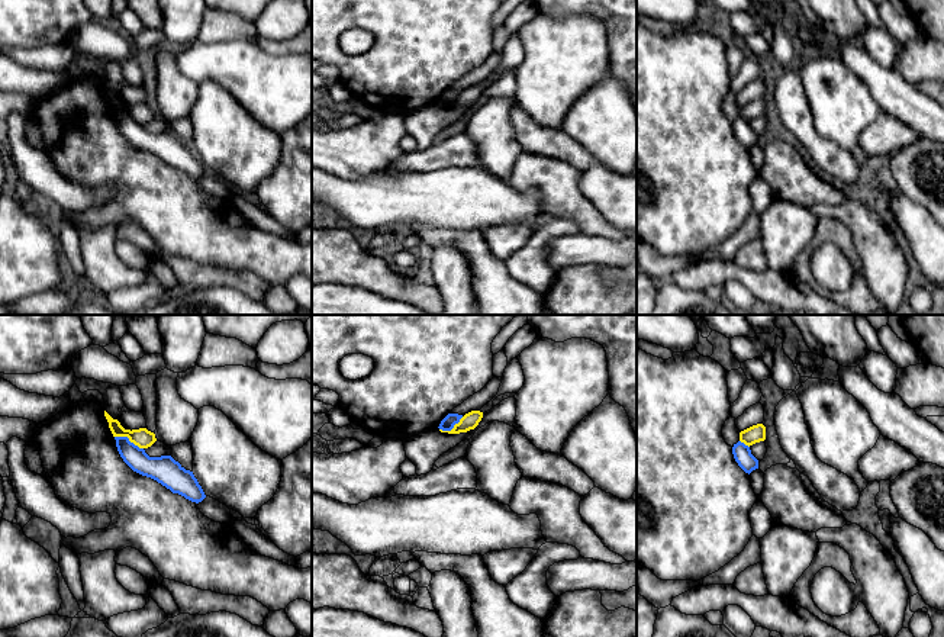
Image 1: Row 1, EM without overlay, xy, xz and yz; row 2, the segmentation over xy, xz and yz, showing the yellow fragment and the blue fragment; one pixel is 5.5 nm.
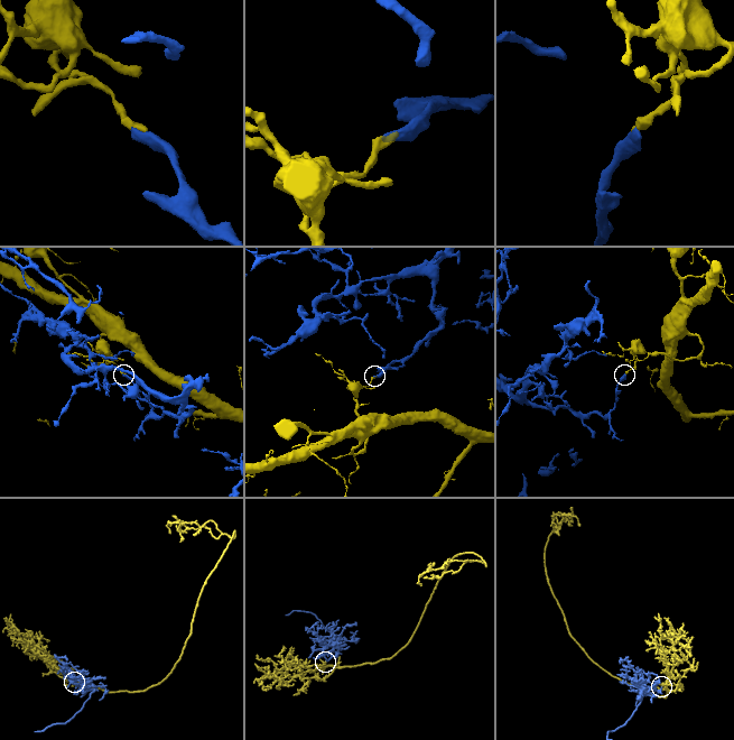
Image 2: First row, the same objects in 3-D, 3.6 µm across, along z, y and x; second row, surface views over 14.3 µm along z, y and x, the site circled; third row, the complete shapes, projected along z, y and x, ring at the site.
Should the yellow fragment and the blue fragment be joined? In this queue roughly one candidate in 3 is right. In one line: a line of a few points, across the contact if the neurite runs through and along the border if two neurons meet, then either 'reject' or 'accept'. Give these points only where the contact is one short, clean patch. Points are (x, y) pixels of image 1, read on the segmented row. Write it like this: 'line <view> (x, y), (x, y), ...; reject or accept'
line xy (115, 436), (125, 436), (142, 449); reject

